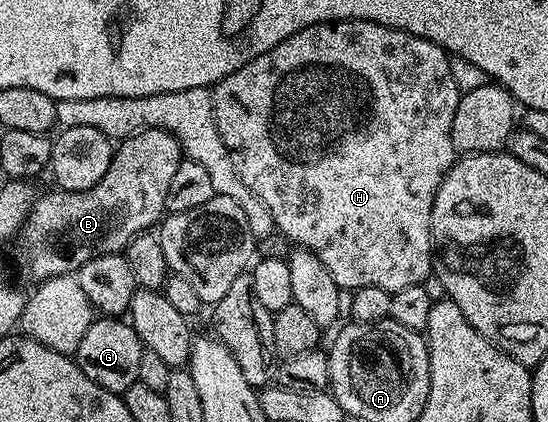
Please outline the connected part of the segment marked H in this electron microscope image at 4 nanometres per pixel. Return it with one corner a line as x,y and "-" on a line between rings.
338,20
335,22
318,22
315,26
309,26
306,30
300,30
298,34
292,34
290,38
284,38
275,48
271,48
266,54
261,54
253,58
243,68
228,74
222,78
216,86
212,87
213,92
213,119
219,128
219,136
223,136
223,144
227,144
227,152
231,152
231,160
235,164
235,172
243,176
243,184
267,204
267,212
271,212
276,233
282,239
288,240
294,247
309,250
315,256
319,256
319,261
323,263
323,268
331,272
331,280
340,286
342,290
355,291
359,288
383,288
388,294
394,294
399,288
411,288
419,286
424,282
425,277
433,273
433,241
431,240
431,208
435,204
435,192
439,192
439,184
447,176
455,161
455,151
451,140
451,124
455,120
455,108
461,99
462,90
455,84
455,76
451,76
450,55
446,54
445,49
436,46
431,40
420,38
414,34
409,34
406,30
394,30
392,26
380,26
378,22
362,22
360,20

